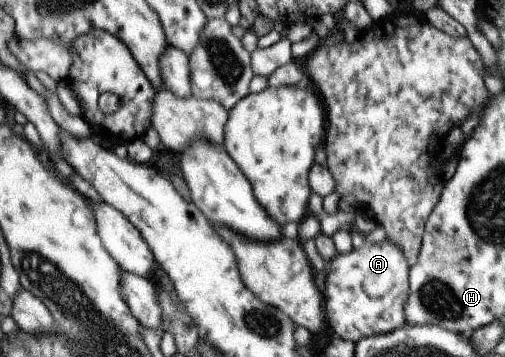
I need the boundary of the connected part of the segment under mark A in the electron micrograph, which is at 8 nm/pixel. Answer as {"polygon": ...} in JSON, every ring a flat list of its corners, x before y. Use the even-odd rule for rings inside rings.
{"polygon":[[388,240,365,242,345,254,334,254,324,265,323,310,329,328,343,340,358,340,392,332,405,325,403,305,408,293,409,265,403,253]]}

